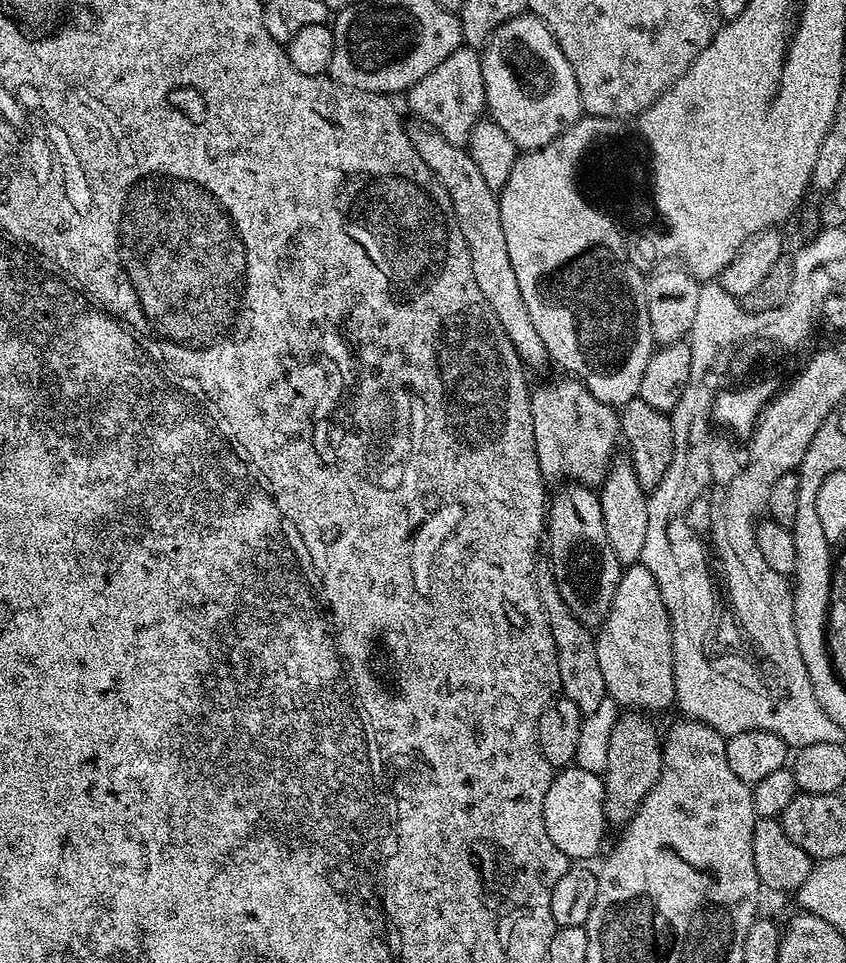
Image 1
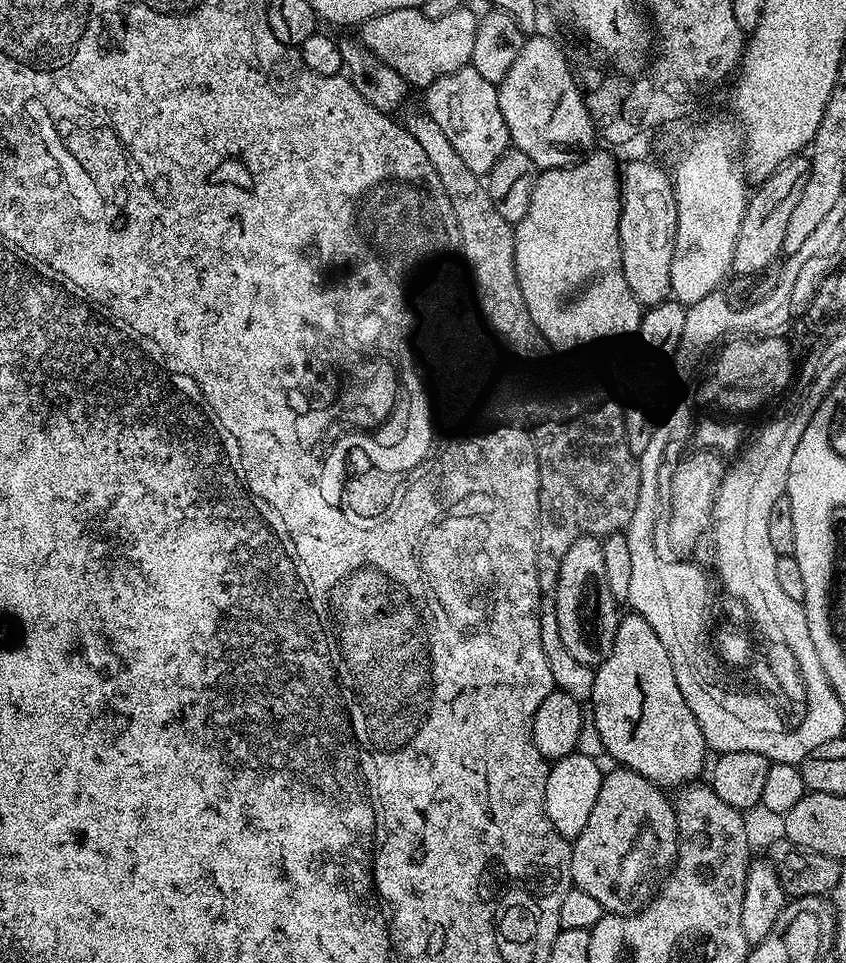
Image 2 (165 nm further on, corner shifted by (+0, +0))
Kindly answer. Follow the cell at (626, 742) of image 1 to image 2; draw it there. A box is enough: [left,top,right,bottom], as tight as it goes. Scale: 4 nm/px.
[572,766,680,916]

